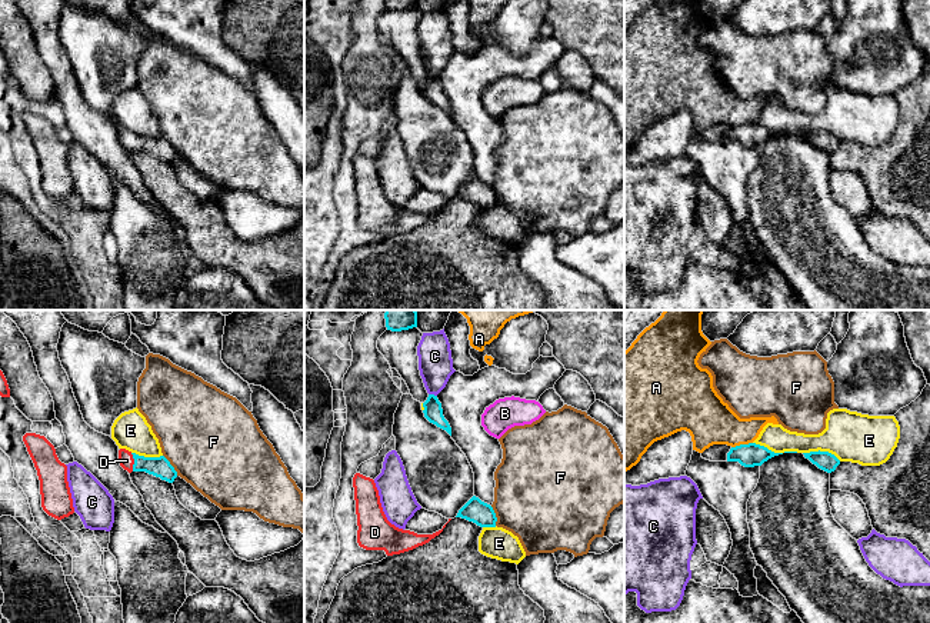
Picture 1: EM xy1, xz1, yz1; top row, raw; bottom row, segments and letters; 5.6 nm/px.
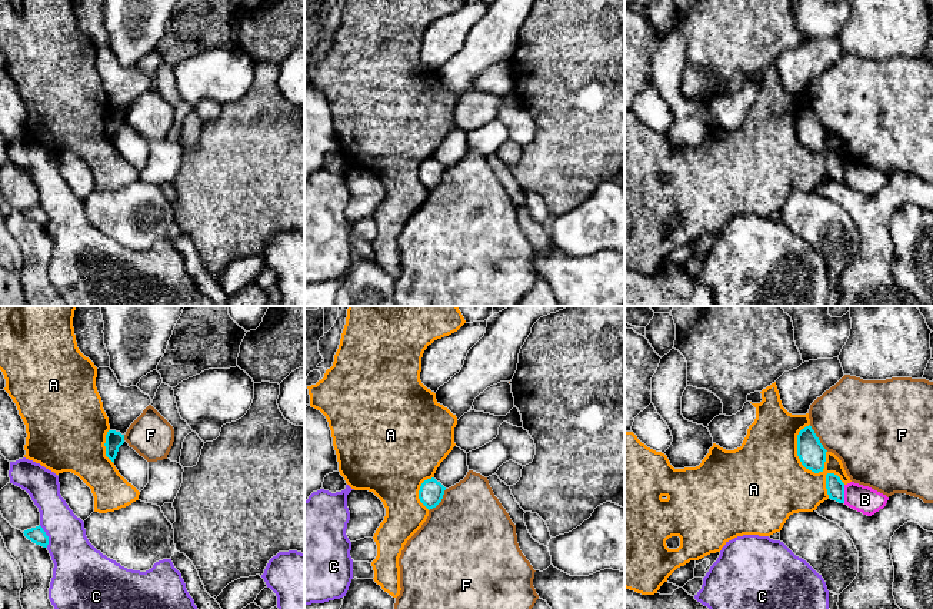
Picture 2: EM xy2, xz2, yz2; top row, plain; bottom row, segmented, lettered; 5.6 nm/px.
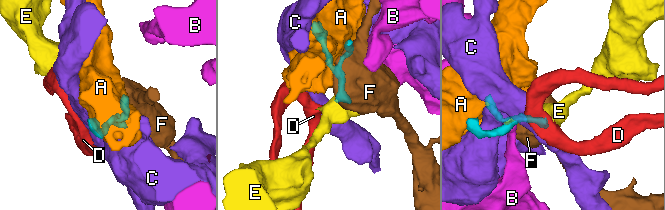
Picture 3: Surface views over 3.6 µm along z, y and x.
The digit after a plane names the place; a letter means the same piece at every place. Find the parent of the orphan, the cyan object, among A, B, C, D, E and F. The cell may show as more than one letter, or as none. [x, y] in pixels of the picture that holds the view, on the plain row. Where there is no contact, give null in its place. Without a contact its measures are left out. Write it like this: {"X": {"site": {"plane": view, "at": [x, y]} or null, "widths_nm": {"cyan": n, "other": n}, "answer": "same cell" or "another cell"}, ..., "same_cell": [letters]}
{"A": {"site": {"plane": "yz2", "at": [797, 130]}, "widths_nm": {"cyan": 150, "other": 460}, "answer": "another cell"}, "B": {"site": {"plane": "yz2", "at": [843, 173]}, "widths_nm": {"cyan": 100, "other": 150}, "answer": "another cell"}, "C": {"site": {"plane": "xy2", "at": [47, 216]}, "widths_nm": {"cyan": 90, "other": 280}, "answer": "another cell"}, "D": {"site": {"plane": "xy1", "at": [134, 142]}, "widths_nm": {"cyan": 110, "other": 90}, "answer": "same cell"}, "E": {"site": {"plane": "yz1", "at": [776, 133]}, "widths_nm": {"cyan": 130, "other": 150}, "answer": "another cell"}, "F": {"site": {"plane": "yz2", "at": [817, 117]}, "widths_nm": {"cyan": 150, "other": 460}, "answer": "another cell"}, "same_cell": ["D"]}

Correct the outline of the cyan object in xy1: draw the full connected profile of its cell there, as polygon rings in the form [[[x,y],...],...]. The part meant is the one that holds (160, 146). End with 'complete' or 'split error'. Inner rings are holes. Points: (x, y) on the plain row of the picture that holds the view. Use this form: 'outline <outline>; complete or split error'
outline [[[120,129],[119,143],[129,153],[146,151],[169,163],[173,163],[174,159],[177,157],[177,151],[174,150],[174,147],[170,144],[170,141],[164,136],[144,137],[144,136],[131,133],[126,129]]]; split error

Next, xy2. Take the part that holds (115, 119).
outline [[[109,110],[106,114],[106,136],[114,143],[119,127],[124,123],[124,114],[116,110]]]; complete

